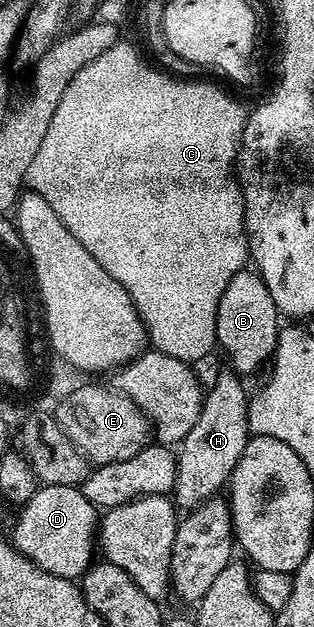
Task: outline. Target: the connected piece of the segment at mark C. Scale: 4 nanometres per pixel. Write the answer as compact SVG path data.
M117 42L110 50L106 50L106 54L94 58L94 62L86 65L70 82L70 86L66 86L66 94L62 94L62 102L58 102L58 110L54 110L54 118L50 118L50 130L46 130L42 146L38 146L38 154L34 154L34 158L28 161L27 187L50 204L66 230L70 230L70 234L74 234L74 238L78 238L78 242L82 242L82 246L90 250L94 259L127 290L144 321L151 347L162 354L170 354L170 358L197 362L196 360L210 355L212 348L214 352L217 347L218 302L222 302L222 293L226 291L226 286L230 286L230 278L245 271L250 260L248 235L244 229L244 189L234 171L240 139L244 133L246 108L234 97L227 96L222 89L215 88L215 83L201 82L196 78L177 78L159 67L156 68L151 68L124 42Z

